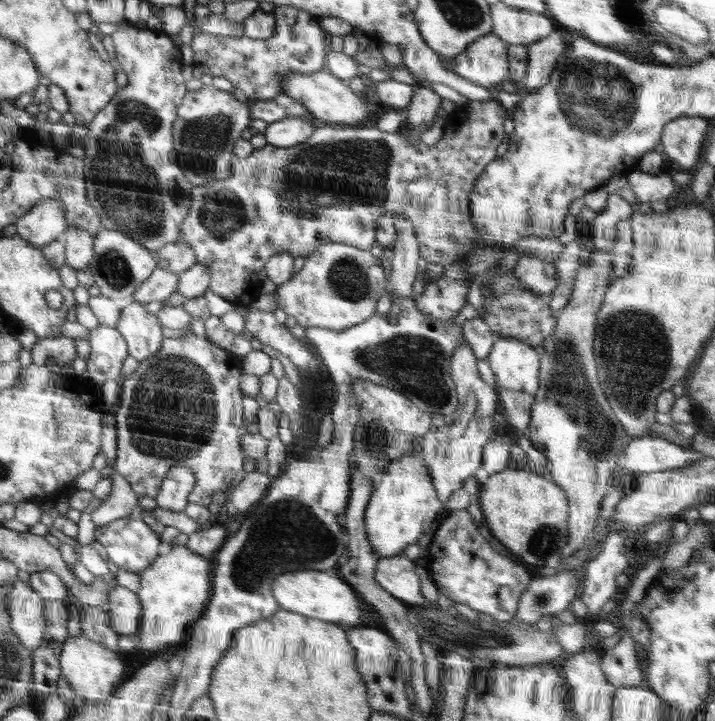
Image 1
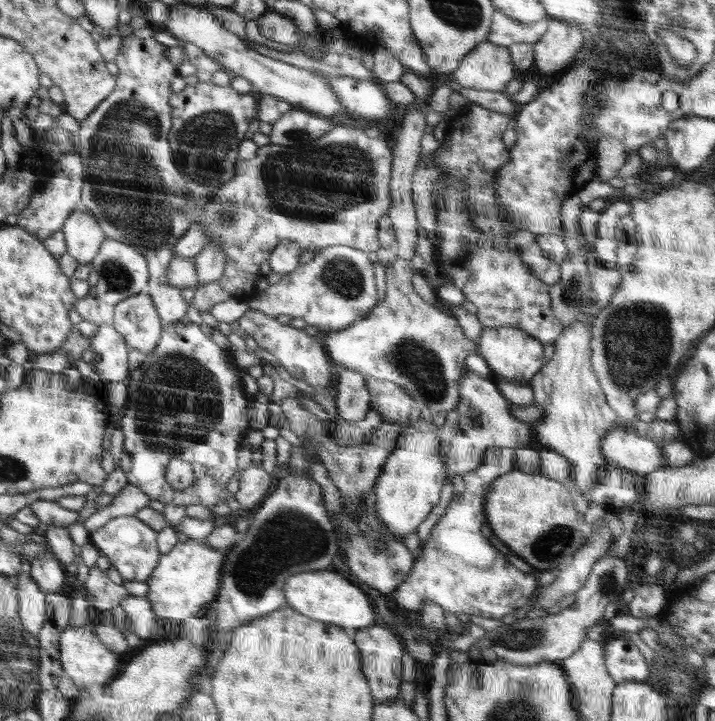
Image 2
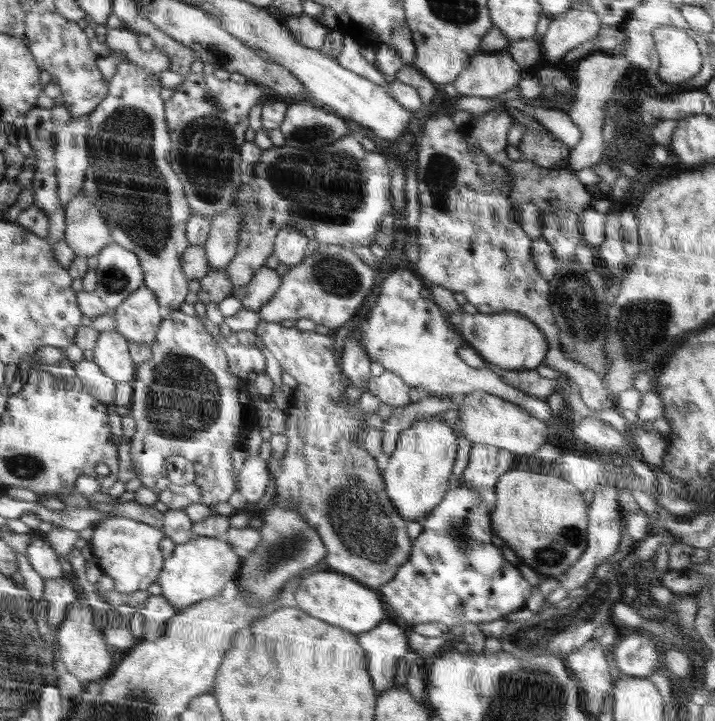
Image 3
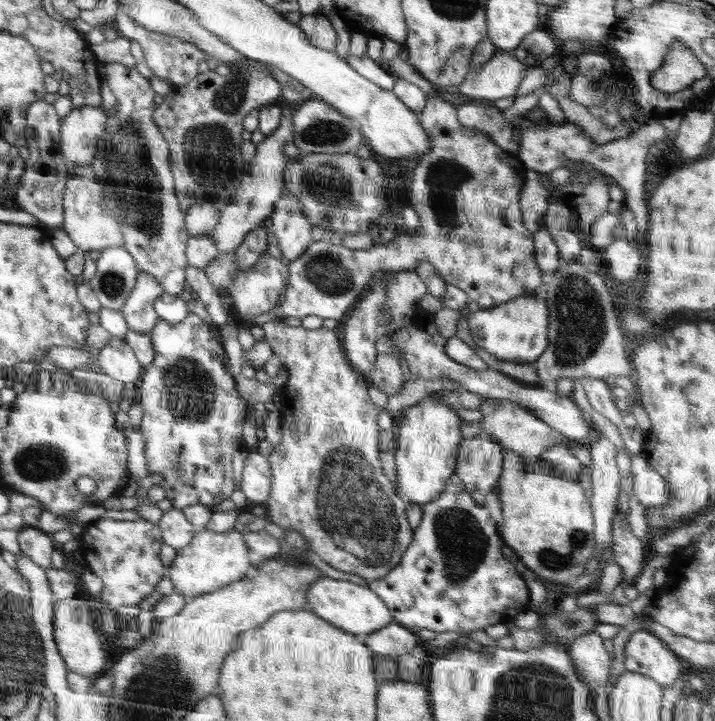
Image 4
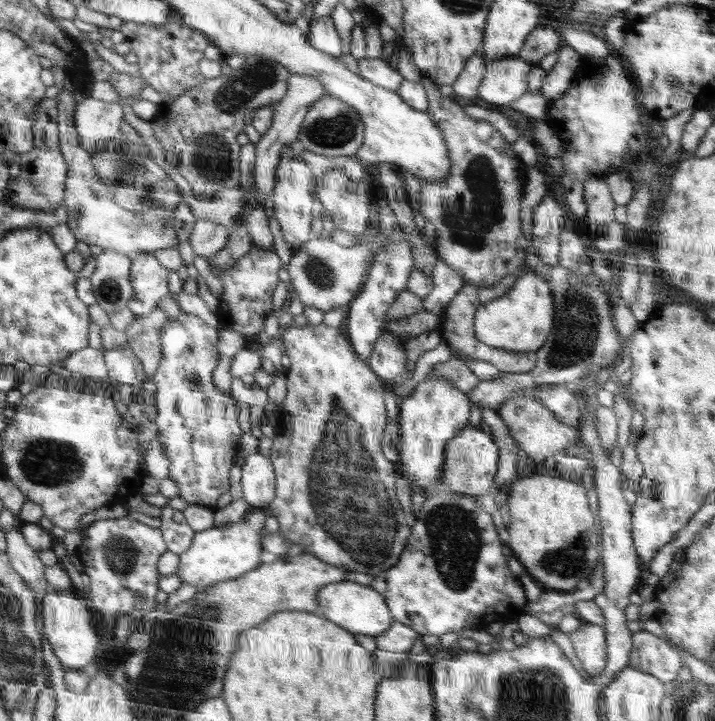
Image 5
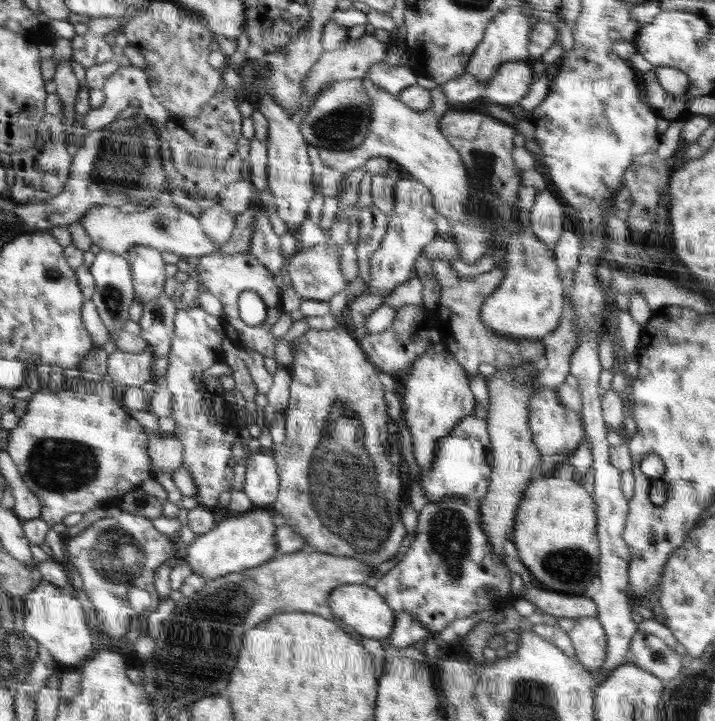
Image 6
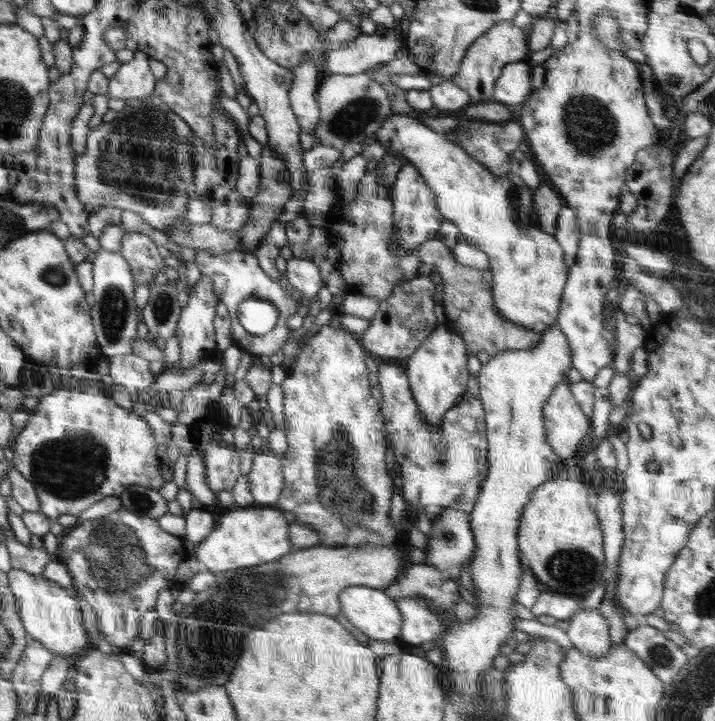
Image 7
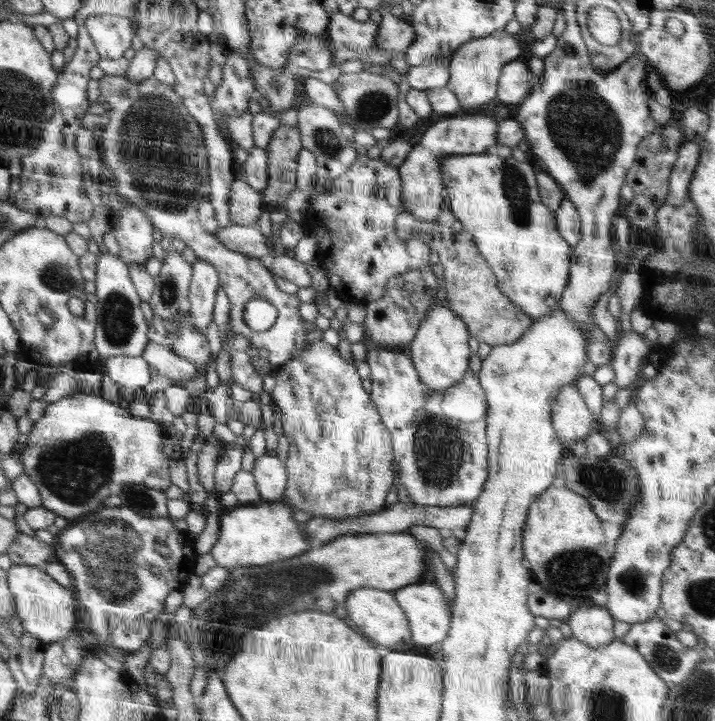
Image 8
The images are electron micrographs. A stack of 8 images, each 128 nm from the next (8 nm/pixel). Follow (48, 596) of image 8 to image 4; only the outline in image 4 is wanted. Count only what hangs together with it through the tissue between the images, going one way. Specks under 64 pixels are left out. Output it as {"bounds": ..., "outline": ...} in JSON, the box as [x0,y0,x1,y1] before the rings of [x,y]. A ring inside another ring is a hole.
{"bounds":[54,596,106,678],"outline":[[[76,596],[64,600],[56,600],[54,604],[54,640],[56,648],[62,655],[66,667],[81,676],[95,678],[104,672],[106,652],[102,649],[100,631],[94,629],[95,605]]]}

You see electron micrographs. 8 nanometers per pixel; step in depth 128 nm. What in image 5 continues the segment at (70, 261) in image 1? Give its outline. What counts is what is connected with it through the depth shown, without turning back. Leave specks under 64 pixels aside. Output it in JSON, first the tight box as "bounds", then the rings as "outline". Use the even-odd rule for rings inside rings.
{"bounds":[56,88,179,255],"outline":[[[66,88],[56,96],[58,109],[59,146],[68,166],[65,183],[64,208],[68,214],[68,228],[77,241],[89,246],[100,246],[128,255],[132,252],[151,253],[166,247],[179,250],[179,239],[175,229],[174,210],[165,207],[150,207],[146,211],[133,214],[114,202],[111,192],[100,181],[98,171],[92,165],[92,155],[80,146],[78,132],[74,128],[76,100]]]}

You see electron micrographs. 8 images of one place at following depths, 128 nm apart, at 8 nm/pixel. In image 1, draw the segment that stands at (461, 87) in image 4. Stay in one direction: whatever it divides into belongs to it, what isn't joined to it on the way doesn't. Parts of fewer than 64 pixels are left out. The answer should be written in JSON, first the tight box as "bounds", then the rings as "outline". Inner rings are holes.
{"bounds":[453,32,509,90],"outline":[[[490,32],[455,57],[453,71],[463,79],[492,90],[509,76],[508,48],[504,40]]]}

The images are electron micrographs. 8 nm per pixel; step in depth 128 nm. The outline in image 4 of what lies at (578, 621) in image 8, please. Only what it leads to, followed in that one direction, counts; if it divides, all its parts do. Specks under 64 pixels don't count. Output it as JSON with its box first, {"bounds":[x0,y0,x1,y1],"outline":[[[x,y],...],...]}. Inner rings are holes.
{"bounds":[568,630,611,688],"outline":[[[592,630],[588,634],[578,636],[568,646],[568,653],[579,682],[586,684],[589,688],[604,687],[608,682],[611,660],[602,641],[598,632]]]}

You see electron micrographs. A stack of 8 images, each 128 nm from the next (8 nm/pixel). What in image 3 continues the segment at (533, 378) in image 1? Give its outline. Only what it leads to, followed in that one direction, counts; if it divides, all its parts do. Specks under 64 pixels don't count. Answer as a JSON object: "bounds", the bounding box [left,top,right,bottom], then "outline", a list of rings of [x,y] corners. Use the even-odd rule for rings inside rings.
{"bounds":[446,310,549,371],"outline":[[[464,310],[447,312],[446,320],[460,332],[467,344],[478,351],[478,354],[490,364],[510,371],[535,370],[542,362],[549,346],[542,331],[534,326],[526,316],[518,312],[500,312],[498,314],[469,314]]]}

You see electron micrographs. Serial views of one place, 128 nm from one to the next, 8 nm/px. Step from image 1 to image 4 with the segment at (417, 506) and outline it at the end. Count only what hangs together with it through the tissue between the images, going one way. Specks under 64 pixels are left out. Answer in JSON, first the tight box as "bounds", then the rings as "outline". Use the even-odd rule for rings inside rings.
{"bounds":[393,394,463,507],"outline":[[[434,394],[404,410],[404,418],[398,424],[396,431],[397,443],[393,452],[396,457],[397,492],[399,496],[405,497],[409,504],[419,504],[422,507],[430,500],[436,500],[442,491],[448,489],[451,482],[450,476],[457,468],[458,448],[463,439],[460,428],[456,412],[452,408],[442,405]]]}

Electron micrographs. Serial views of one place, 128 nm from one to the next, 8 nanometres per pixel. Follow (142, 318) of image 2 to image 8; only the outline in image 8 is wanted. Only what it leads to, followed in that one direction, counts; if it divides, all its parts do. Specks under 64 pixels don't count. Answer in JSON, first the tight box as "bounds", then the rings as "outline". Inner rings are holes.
{"bounds":[112,206,153,266],"outline":[[[128,206],[113,212],[112,231],[119,243],[119,257],[128,264],[145,266],[146,260],[153,257],[153,226],[138,206]]]}

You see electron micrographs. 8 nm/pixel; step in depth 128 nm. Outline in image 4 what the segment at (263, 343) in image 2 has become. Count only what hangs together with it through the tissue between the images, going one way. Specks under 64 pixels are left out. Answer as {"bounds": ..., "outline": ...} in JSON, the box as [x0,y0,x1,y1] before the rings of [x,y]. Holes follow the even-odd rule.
{"bounds":[261,320,413,581],"outline":[[[282,320],[269,321],[261,327],[264,329],[265,339],[268,340],[272,352],[280,359],[280,364],[287,370],[289,378],[288,383],[285,384],[282,390],[284,403],[280,409],[282,414],[282,442],[274,447],[273,454],[267,457],[272,472],[272,488],[264,504],[267,505],[270,520],[281,529],[295,530],[300,535],[304,535],[308,548],[316,552],[332,568],[342,570],[342,572],[349,572],[350,574],[357,574],[367,581],[381,579],[382,576],[386,576],[390,572],[390,569],[398,566],[402,555],[406,552],[406,548],[412,542],[413,531],[407,521],[406,507],[409,505],[407,499],[398,495],[393,482],[382,472],[381,462],[379,461],[379,452],[381,452],[379,450],[380,428],[377,424],[380,408],[375,406],[368,396],[369,377],[360,374],[358,370],[354,370],[350,366],[350,362],[344,356],[342,344],[340,344],[336,333],[332,329],[322,327],[318,330],[308,330],[302,325],[298,327],[286,325]]]}

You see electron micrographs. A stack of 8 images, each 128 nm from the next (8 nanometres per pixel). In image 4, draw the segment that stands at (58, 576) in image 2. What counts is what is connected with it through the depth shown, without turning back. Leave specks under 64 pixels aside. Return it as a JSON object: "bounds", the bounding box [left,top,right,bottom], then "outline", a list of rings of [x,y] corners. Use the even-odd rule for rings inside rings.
{"bounds":[17,526,54,570],"outline":[[[24,526],[19,530],[17,542],[24,552],[34,564],[50,570],[52,568],[52,552],[54,552],[54,544],[50,535],[44,533],[37,527]]]}

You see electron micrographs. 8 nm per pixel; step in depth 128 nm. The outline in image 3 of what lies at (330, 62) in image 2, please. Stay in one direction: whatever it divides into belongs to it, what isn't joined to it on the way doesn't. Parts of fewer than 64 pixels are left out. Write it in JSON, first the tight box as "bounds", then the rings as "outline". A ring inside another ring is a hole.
{"bounds":[335,33,389,86],"outline":[[[344,33],[344,47],[342,52],[338,54],[335,59],[342,68],[354,72],[371,80],[374,84],[380,86],[387,86],[389,79],[378,70],[375,64],[368,63],[364,57],[361,56],[360,48],[362,42],[356,41],[350,34]]]}

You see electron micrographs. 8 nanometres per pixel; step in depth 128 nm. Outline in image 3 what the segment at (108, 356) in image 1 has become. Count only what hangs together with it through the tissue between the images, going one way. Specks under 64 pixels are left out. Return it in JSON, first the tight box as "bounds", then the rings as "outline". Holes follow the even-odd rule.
{"bounds":[93,330,136,383],"outline":[[[115,330],[100,332],[93,351],[93,361],[106,376],[116,383],[133,381],[136,364],[130,356],[128,340],[124,336]]]}

